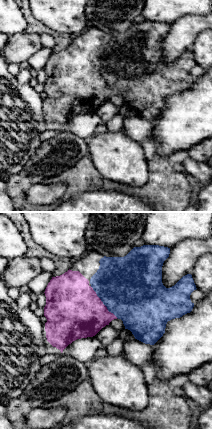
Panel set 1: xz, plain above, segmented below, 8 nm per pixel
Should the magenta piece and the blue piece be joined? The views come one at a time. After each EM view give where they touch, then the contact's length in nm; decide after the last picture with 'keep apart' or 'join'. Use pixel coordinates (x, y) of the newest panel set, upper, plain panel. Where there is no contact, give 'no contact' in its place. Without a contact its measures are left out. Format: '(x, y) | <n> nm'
(102, 79) | 340 nm

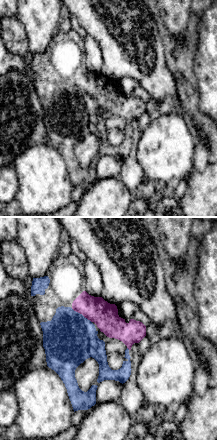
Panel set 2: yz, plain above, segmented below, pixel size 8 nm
(81, 89) | 200 nm

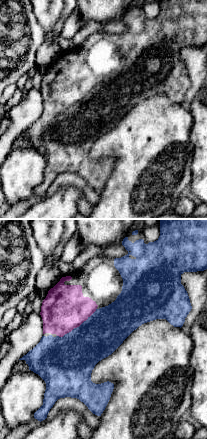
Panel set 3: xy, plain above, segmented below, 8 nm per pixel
(77, 102) | 400 nm

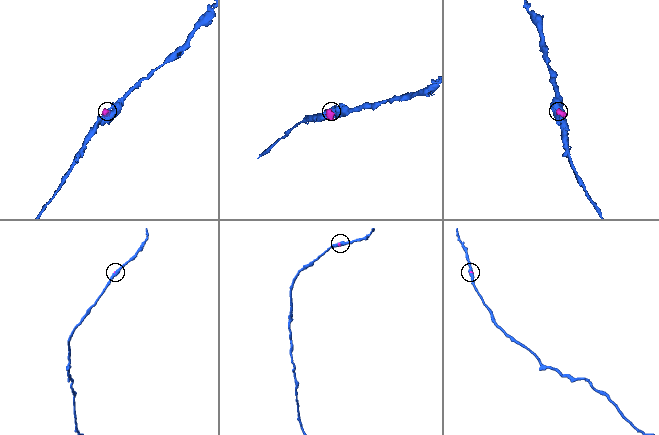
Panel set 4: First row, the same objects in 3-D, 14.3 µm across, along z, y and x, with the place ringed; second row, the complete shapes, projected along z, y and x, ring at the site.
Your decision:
join

